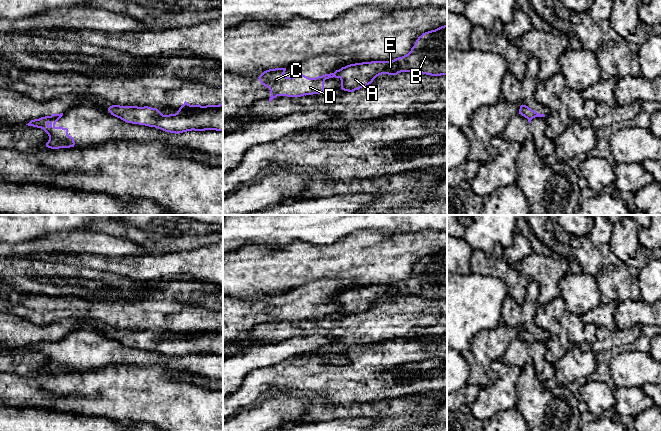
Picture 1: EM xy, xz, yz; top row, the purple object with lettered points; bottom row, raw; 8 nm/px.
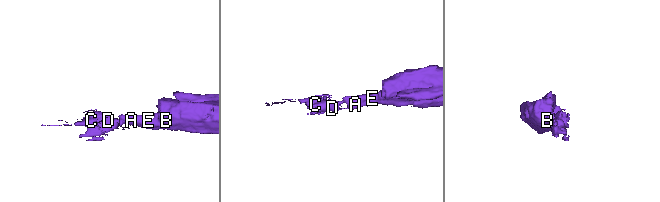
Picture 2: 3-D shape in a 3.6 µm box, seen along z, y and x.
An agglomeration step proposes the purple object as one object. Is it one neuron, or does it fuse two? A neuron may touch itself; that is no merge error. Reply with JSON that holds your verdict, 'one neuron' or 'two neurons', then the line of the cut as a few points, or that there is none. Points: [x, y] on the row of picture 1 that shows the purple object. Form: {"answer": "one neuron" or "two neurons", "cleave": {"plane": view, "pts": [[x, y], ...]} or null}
{"answer": "two neurons", "cleave": {"plane": "xz", "pts": [[337, 70], [336, 74], [339, 77]]}}

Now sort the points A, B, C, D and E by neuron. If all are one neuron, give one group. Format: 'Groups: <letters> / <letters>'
Groups: A B E / C D

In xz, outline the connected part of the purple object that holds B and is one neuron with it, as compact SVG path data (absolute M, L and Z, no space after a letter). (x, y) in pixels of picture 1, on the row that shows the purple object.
M447 25L423 33L411 51L402 57L392 61L350 64L336 74L341 80L341 89L353 92L368 86L379 75L397 75L401 72L447 75Z

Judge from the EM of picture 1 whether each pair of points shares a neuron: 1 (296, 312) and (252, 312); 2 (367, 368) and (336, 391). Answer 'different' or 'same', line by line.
1: same
2: same

